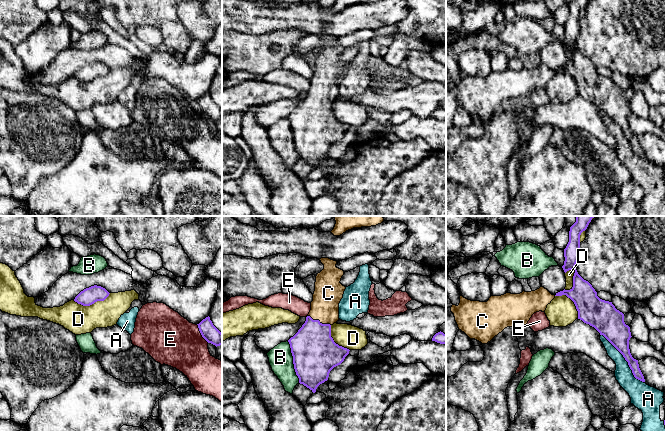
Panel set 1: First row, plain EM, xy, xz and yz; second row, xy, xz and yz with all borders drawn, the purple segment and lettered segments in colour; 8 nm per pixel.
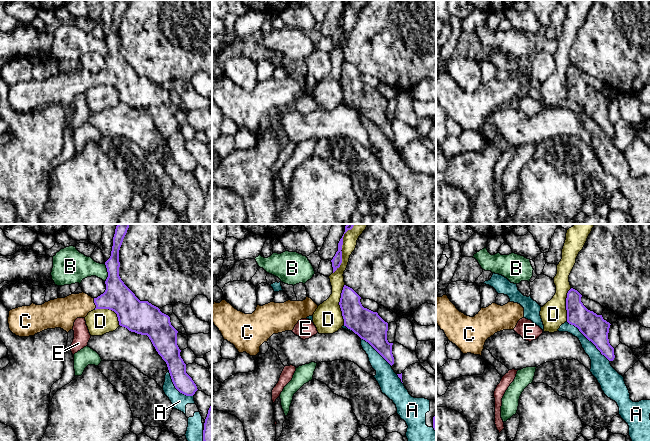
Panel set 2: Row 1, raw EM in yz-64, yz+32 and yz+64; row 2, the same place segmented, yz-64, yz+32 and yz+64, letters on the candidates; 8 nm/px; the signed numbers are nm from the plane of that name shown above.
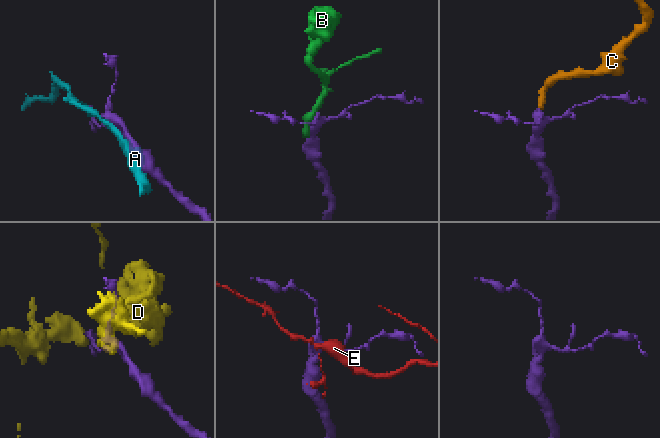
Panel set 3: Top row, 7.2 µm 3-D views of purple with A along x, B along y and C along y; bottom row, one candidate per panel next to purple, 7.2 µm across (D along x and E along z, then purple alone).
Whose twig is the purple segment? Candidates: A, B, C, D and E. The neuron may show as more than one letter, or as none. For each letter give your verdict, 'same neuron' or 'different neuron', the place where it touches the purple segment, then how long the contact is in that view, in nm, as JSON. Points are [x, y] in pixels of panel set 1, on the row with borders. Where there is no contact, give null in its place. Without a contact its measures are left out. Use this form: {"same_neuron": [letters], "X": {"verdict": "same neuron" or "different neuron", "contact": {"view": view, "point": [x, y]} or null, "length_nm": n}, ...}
{"same_neuron": ["C"], "A": {"verdict": "different neuron", "contact": {"view": "yz", "point": [625, 359]}, "length_nm": 500}, "B": {"verdict": "different neuron", "contact": {"view": "xz", "point": [293, 362]}, "length_nm": 340}, "C": {"verdict": "same neuron", "contact": {"view": "xz", "point": [318, 320]}, "length_nm": 200}, "D": {"verdict": "different neuron", "contact": {"view": "xy", "point": [91, 304]}, "length_nm": 300}, "E": {"verdict": "different neuron", "contact": {"view": "xy", "point": [200, 332]}, "length_nm": 180}}

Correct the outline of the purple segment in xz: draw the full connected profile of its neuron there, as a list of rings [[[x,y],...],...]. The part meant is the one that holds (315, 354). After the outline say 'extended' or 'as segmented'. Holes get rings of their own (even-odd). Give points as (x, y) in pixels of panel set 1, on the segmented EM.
[[[329,258],[319,260],[324,265],[324,269],[316,276],[311,310],[302,327],[288,340],[299,383],[309,388],[313,393],[316,392],[320,384],[328,380],[330,371],[340,365],[350,351],[336,344],[331,337],[331,326],[339,320],[339,303],[346,289],[340,283],[344,271],[336,267],[337,261]]]; extended

